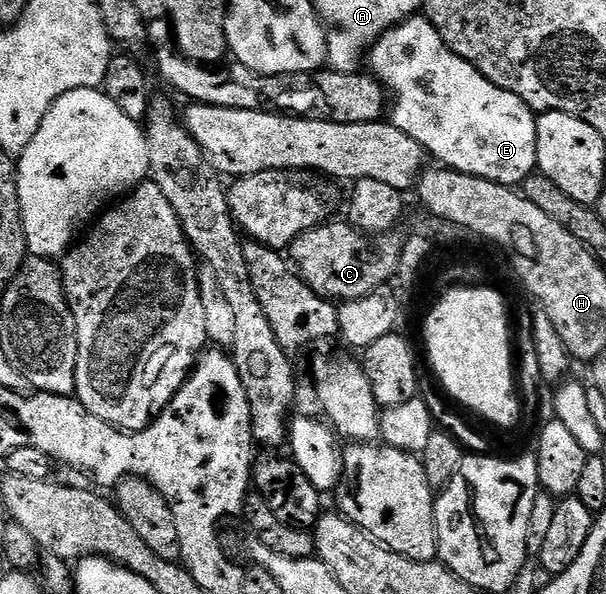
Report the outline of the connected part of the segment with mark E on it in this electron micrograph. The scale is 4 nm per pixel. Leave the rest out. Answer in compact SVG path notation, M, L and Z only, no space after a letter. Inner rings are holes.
M413 17L391 27L377 43L372 44L366 63L372 66L371 74L390 92L391 123L402 129L406 137L414 137L431 158L433 155L437 159L437 164L510 188L523 184L537 170L537 116L532 108L514 97L514 93L498 89L498 85L482 77L470 61L451 51L429 19Z

